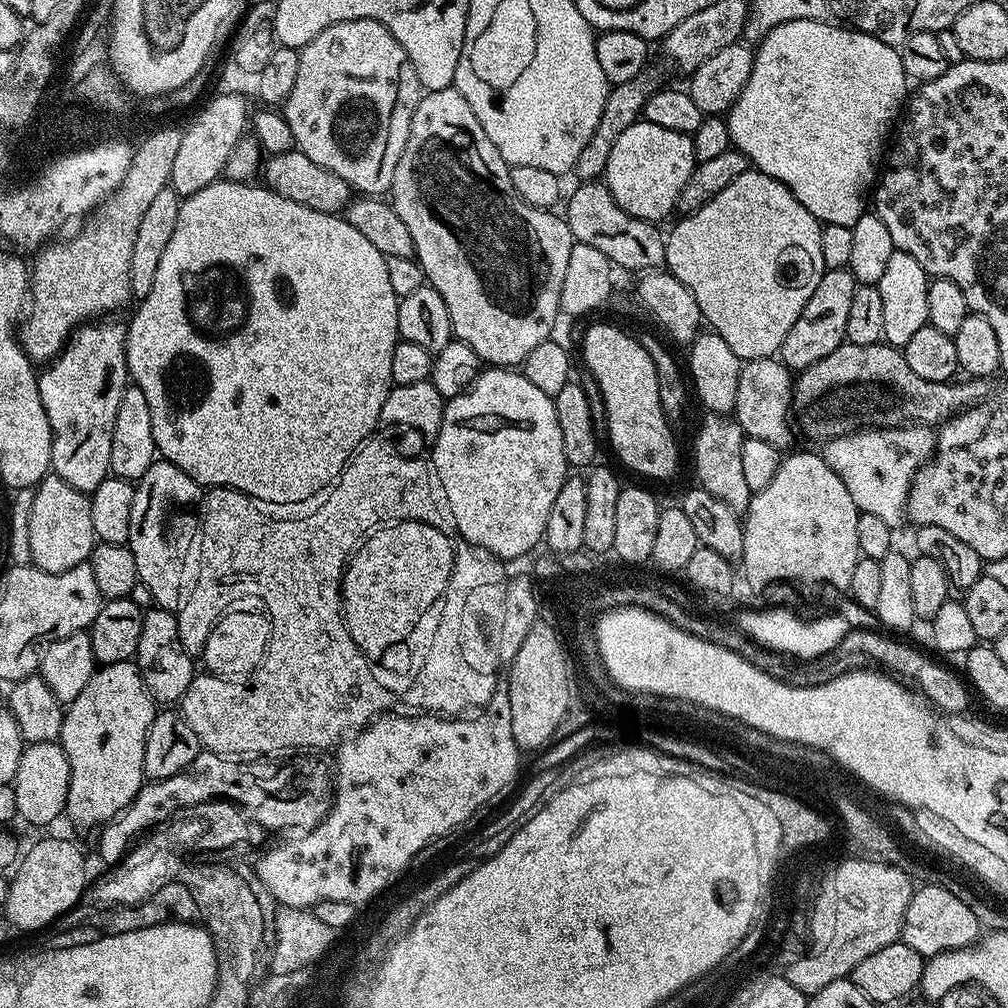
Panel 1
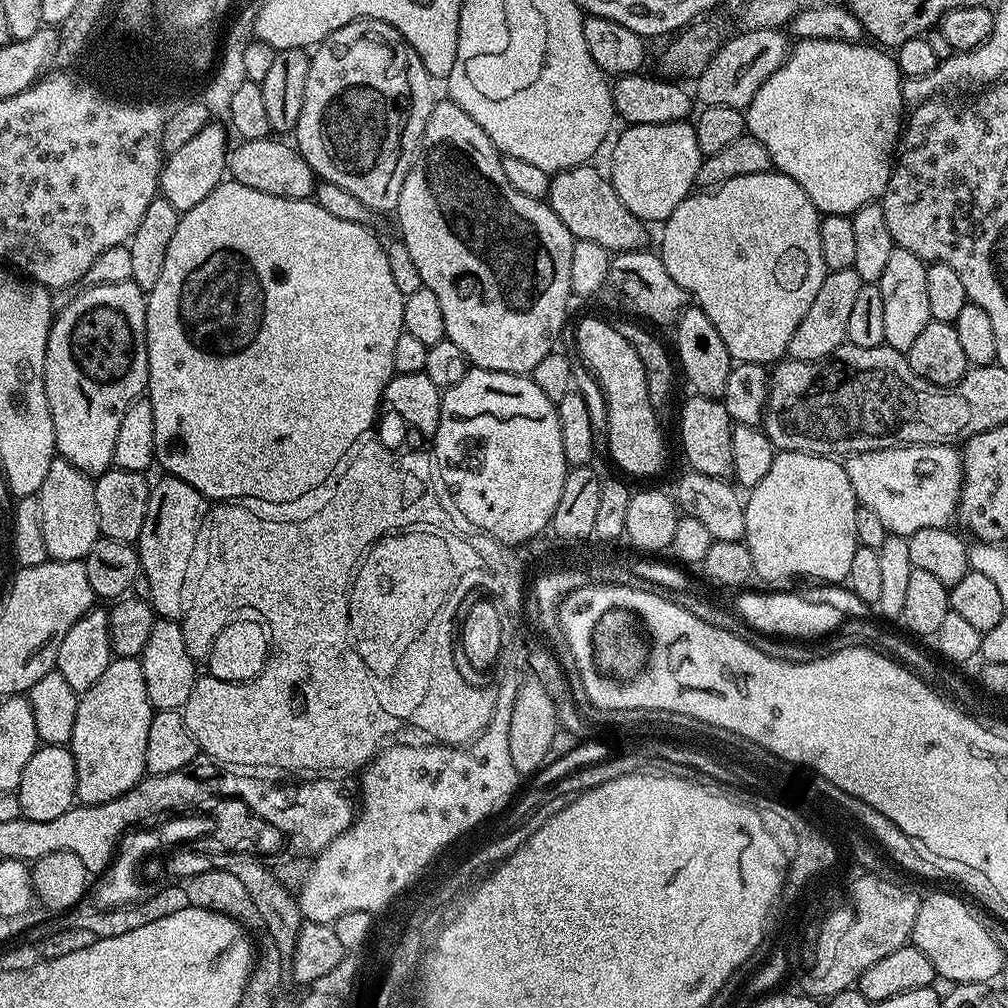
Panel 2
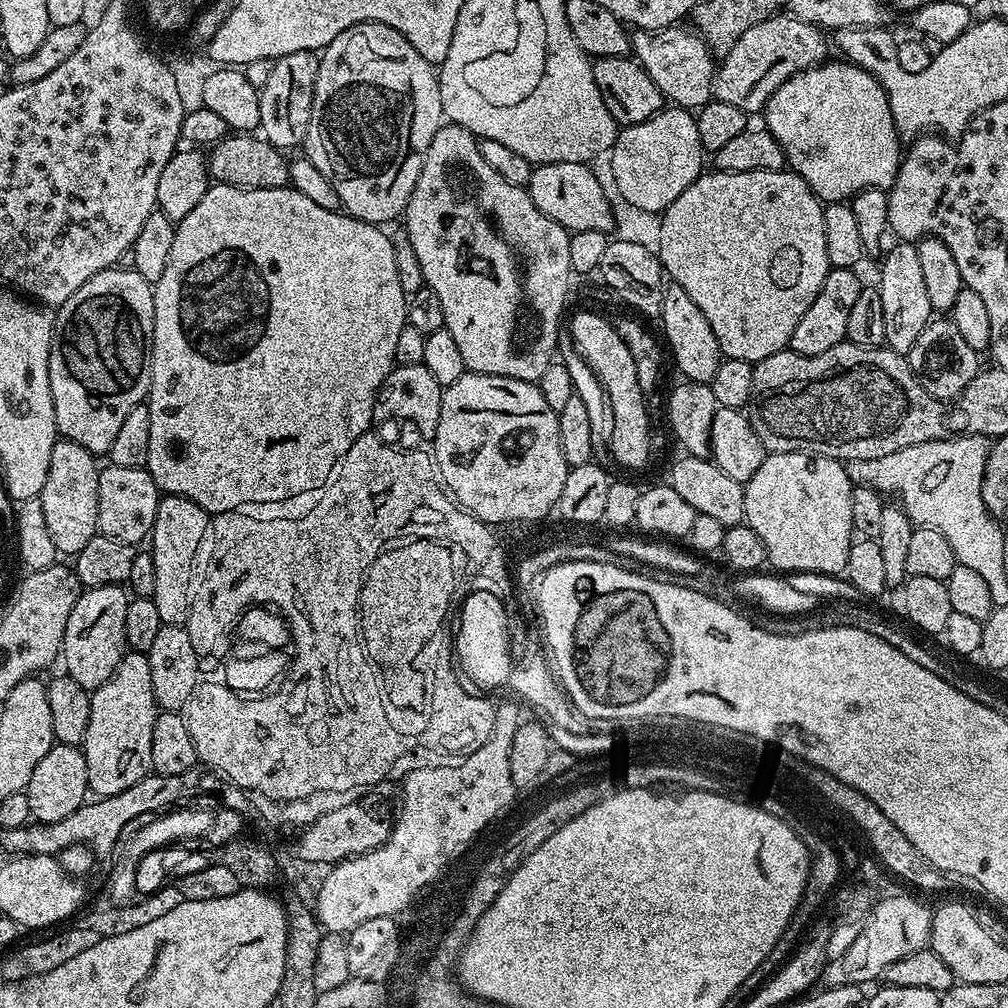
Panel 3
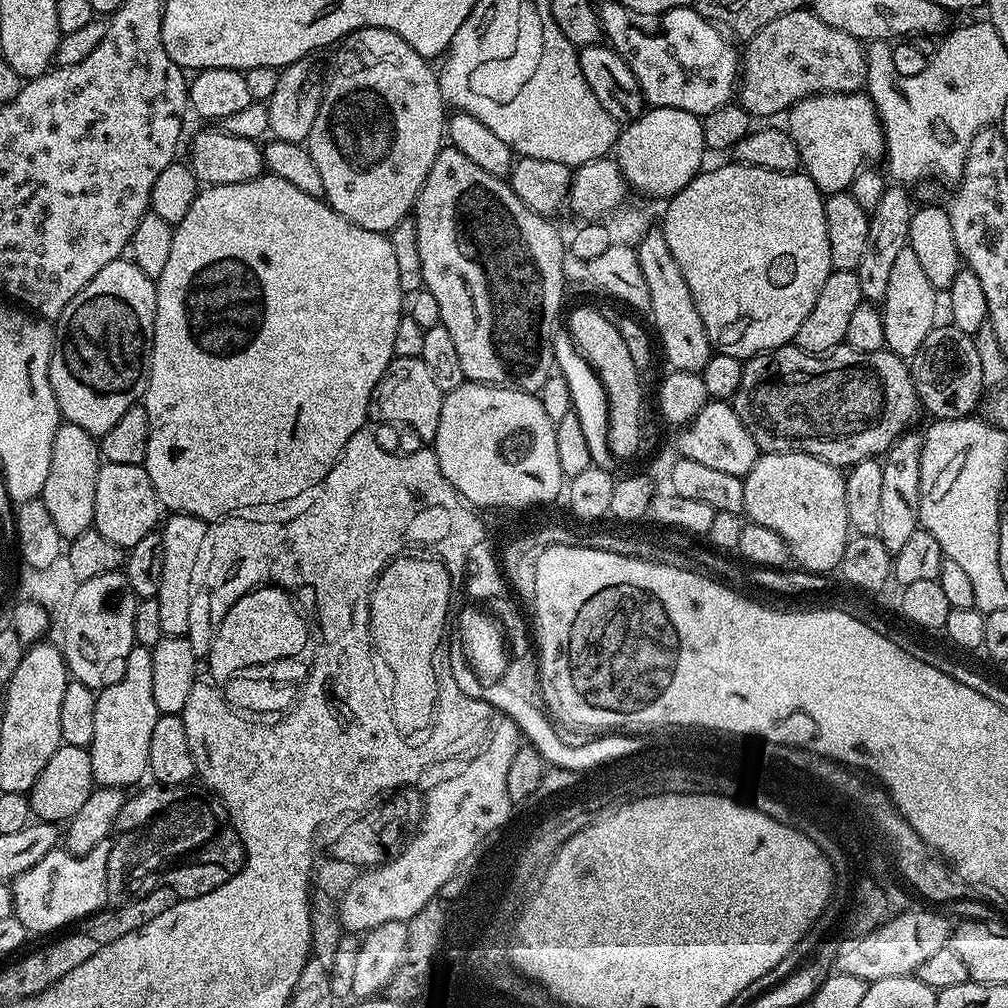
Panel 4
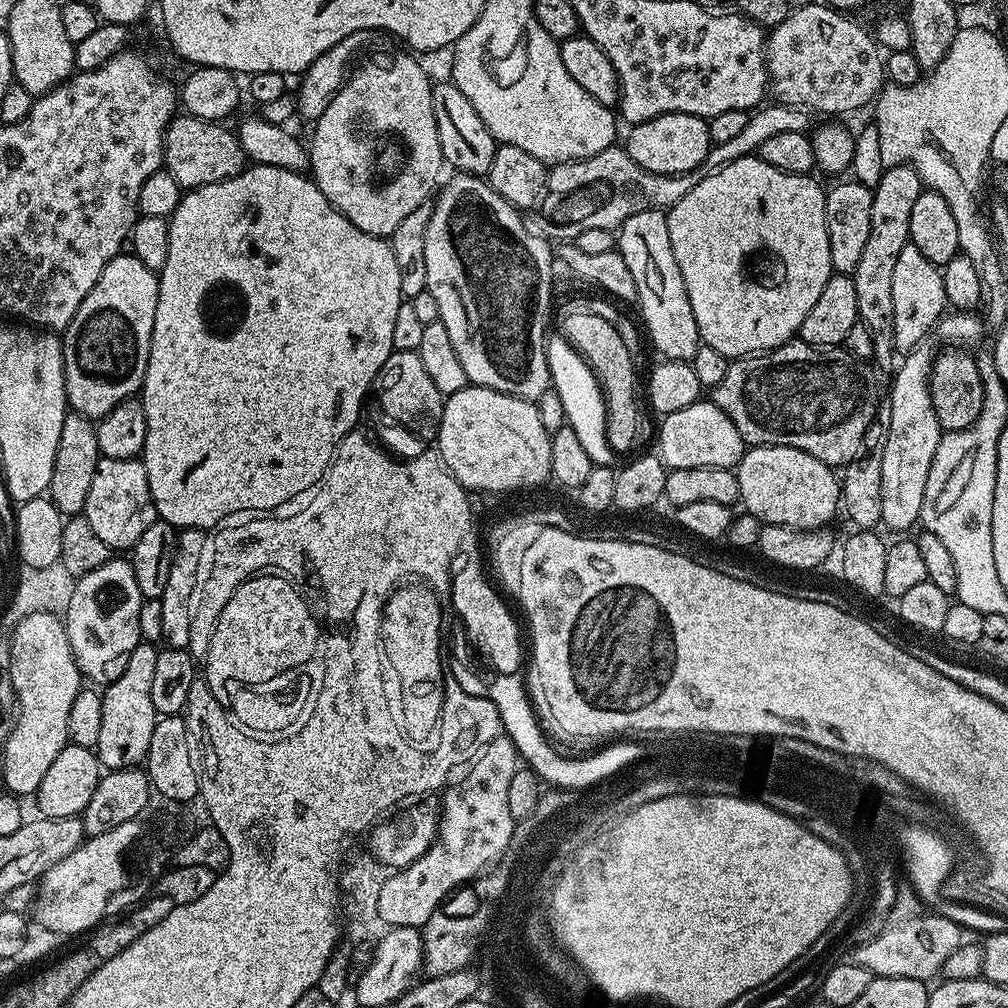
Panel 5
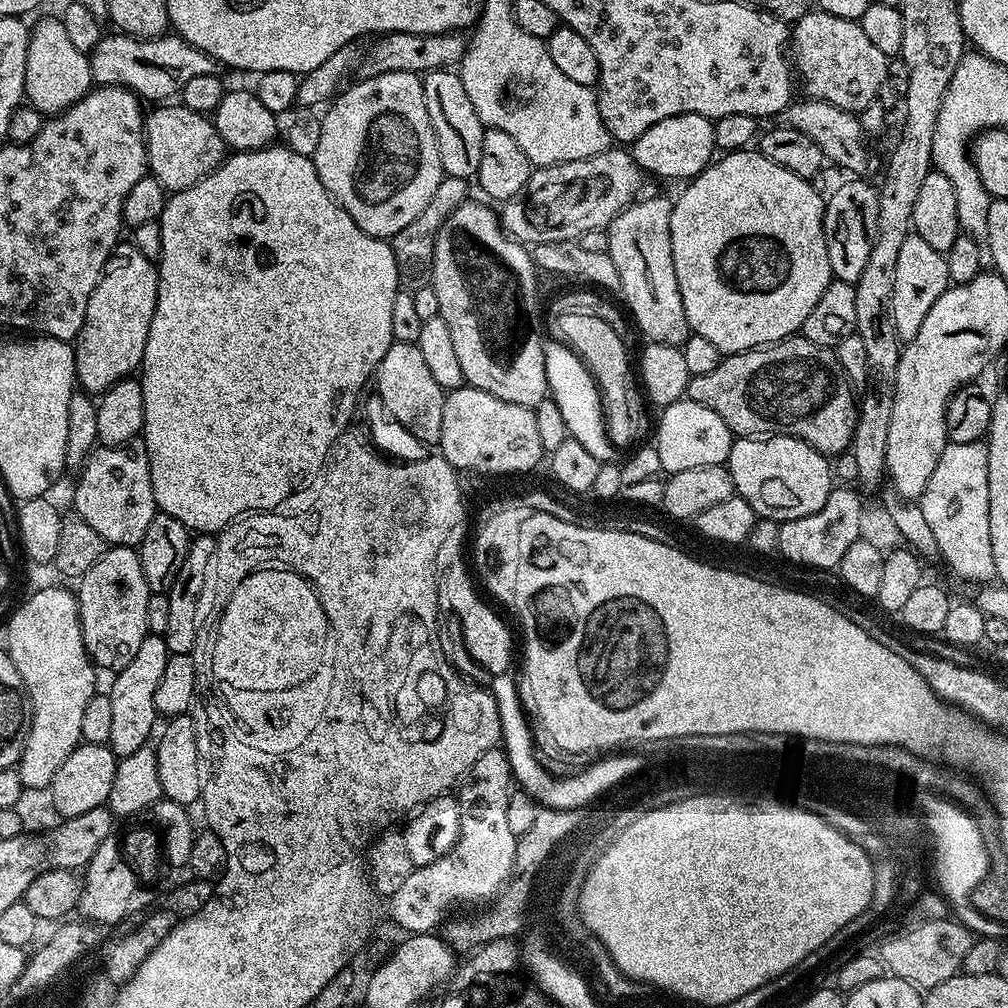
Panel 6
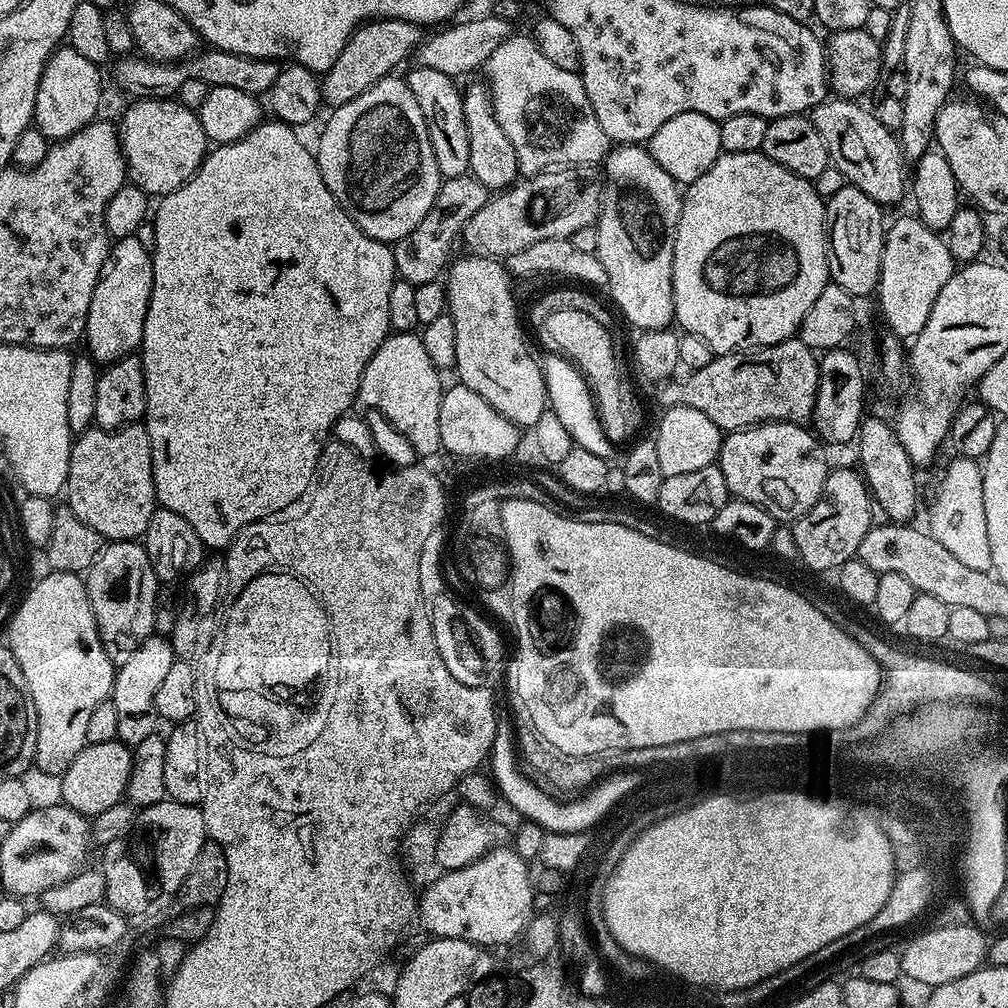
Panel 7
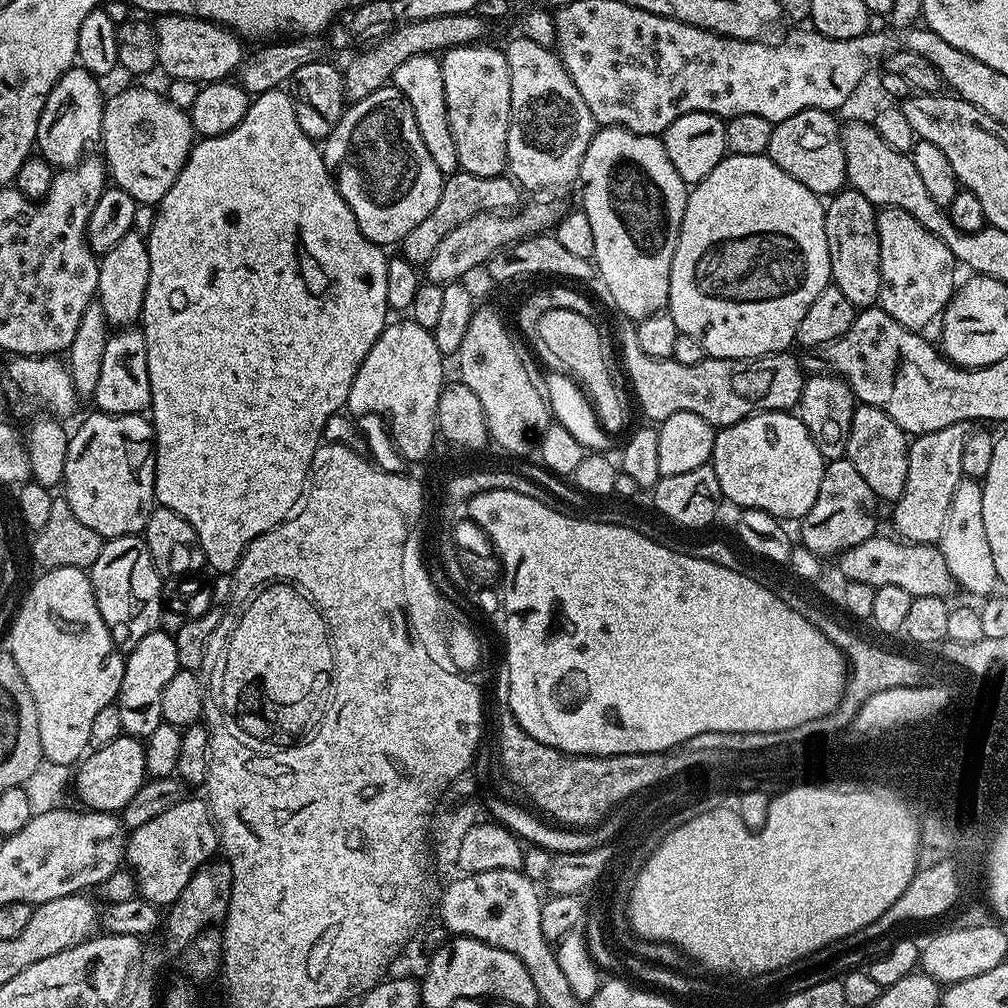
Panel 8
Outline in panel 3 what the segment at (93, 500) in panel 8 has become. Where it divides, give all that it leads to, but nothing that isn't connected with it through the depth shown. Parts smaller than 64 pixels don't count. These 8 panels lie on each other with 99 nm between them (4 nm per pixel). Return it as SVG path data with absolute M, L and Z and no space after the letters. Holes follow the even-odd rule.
M109 463L107 467L100 468L98 478L96 526L99 535L109 536L133 546L139 545L139 540L147 541L152 535L162 493L147 468L131 468L114 463Z

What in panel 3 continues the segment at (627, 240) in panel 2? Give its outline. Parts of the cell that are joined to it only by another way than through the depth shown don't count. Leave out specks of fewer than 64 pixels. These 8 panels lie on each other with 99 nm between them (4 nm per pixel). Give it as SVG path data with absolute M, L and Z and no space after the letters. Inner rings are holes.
M579 160L540 162L533 167L526 187L534 206L538 206L542 214L567 228L569 233L598 230L608 234L616 224L616 216L612 213L612 204L608 201L599 178L588 167L587 163Z

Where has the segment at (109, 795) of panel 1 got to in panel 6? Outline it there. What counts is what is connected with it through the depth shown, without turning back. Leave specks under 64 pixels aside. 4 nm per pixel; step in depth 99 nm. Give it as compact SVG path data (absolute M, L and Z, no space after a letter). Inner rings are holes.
M149 634L145 636L142 646L138 646L138 654L130 658L130 662L121 672L115 673L116 681L110 689L111 725L108 744L117 758L134 754L134 750L149 743L148 735L151 734L156 720L158 721L154 690L158 690L158 682L162 679L162 670L166 670L169 655L163 635Z

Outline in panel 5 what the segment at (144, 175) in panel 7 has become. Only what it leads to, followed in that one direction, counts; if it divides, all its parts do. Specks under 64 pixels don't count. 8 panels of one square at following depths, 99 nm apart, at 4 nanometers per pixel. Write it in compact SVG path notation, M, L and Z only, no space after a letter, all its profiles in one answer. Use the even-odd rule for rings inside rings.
M180 114L169 124L164 134L164 164L166 170L176 179L181 189L201 188L226 178L234 178L246 167L246 157L240 139L223 123L203 120L197 116Z

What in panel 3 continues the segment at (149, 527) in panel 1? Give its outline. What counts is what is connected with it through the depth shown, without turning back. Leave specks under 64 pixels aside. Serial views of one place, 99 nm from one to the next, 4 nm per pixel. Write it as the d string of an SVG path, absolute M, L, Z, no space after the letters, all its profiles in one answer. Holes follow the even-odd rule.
M161 495L150 537L150 551L154 558L154 590L150 599L158 610L161 624L185 623L191 606L188 591L192 588L192 562L209 532L210 513L198 506L198 502L190 502L185 496Z

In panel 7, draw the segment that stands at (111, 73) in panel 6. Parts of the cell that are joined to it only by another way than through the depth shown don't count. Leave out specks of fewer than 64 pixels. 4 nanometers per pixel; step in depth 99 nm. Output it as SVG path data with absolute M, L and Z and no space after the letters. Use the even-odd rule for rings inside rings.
M209 47L208 52L203 50L197 51L195 54L187 57L186 62L177 62L174 64L160 64L156 60L145 60L139 54L128 54L116 64L116 80L128 92L133 92L136 98L172 98L179 93L182 82L187 80L201 80L206 82L209 88L217 88L218 86L234 86L234 90L242 90L245 94L250 94L257 98L263 97L274 86L274 82L278 78L281 65L274 60L263 60L262 58L250 58L242 54L230 54L223 52L217 48Z

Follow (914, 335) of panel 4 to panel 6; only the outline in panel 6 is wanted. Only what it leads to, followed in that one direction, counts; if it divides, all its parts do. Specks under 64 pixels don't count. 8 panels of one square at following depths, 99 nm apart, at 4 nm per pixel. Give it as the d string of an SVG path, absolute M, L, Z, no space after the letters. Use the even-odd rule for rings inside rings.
M910 234L906 242L902 242L902 250L898 250L898 266L894 266L892 317L901 341L912 340L914 334L918 334L926 314L930 314L930 306L938 302L938 298L949 286L945 253L934 250L934 246L929 246L928 243L922 242L922 238Z

